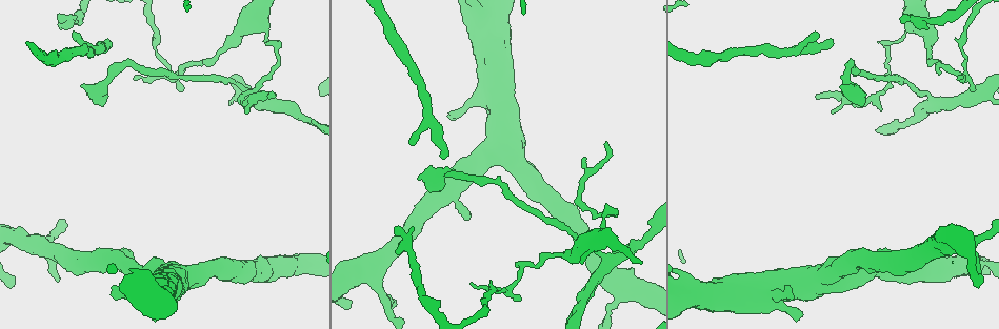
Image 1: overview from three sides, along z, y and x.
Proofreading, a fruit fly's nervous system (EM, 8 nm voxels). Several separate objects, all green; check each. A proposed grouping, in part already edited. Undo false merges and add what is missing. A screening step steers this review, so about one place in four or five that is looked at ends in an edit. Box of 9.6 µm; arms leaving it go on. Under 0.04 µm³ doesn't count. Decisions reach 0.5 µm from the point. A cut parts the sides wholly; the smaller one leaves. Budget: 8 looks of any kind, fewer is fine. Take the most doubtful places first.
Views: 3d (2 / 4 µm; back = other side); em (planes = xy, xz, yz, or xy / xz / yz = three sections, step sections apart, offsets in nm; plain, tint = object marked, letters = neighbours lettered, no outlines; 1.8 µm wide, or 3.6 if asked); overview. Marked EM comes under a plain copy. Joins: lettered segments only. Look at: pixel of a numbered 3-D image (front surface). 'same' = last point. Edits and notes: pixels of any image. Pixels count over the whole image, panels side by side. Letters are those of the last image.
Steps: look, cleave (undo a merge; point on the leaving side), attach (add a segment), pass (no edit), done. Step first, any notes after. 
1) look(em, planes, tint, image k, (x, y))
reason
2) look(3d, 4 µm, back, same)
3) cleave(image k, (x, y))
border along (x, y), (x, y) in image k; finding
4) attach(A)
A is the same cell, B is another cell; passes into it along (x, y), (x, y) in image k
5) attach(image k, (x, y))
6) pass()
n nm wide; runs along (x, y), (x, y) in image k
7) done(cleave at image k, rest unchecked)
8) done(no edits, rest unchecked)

look(em, 3.6 µm, planes, letters, image 1, (398, 226))
free end

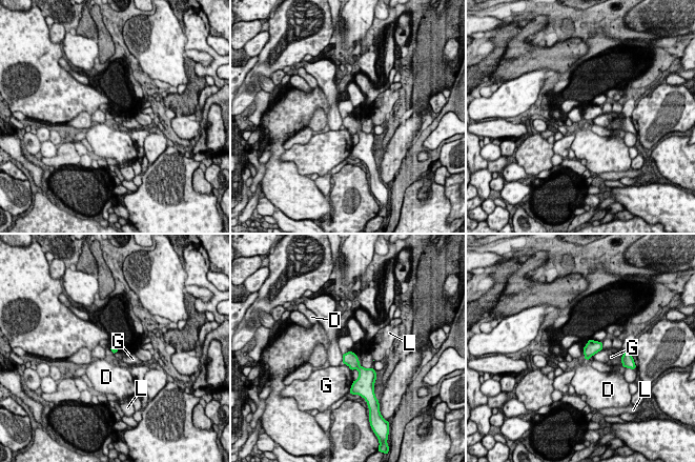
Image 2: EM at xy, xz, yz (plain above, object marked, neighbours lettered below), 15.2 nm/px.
pass()
D, G and L are other cells; border along (601, 348), (588, 359) in image 2; no lettered segment goes on from it

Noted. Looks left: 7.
look(3d, 2 µm, image 1, (609, 261))
sharp bend

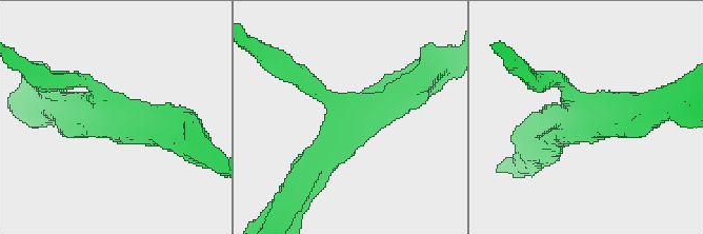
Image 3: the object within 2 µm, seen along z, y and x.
look(em, planes, letters, image 3, (109, 105))
3 arms; need the tissue

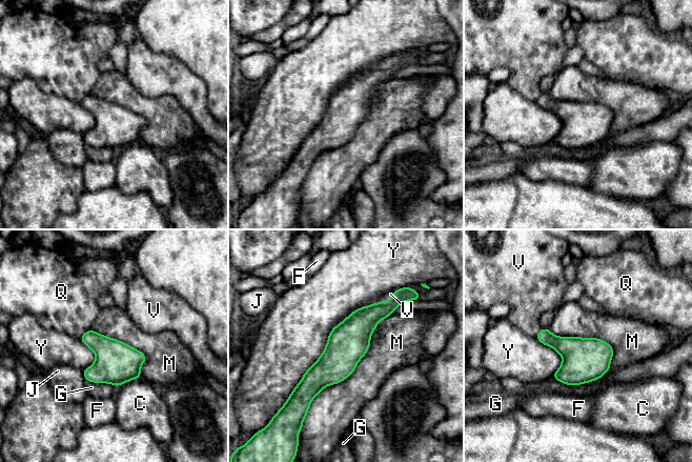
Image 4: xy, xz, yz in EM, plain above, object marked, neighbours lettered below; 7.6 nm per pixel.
pass()
C, F, G, J, M, Q, V and Y are other cells; border along (389, 315), (354, 369), (307, 409) in image 4; one neuron here

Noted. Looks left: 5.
look(em, planes, letters, image 1, (511, 287))
abrupt turn

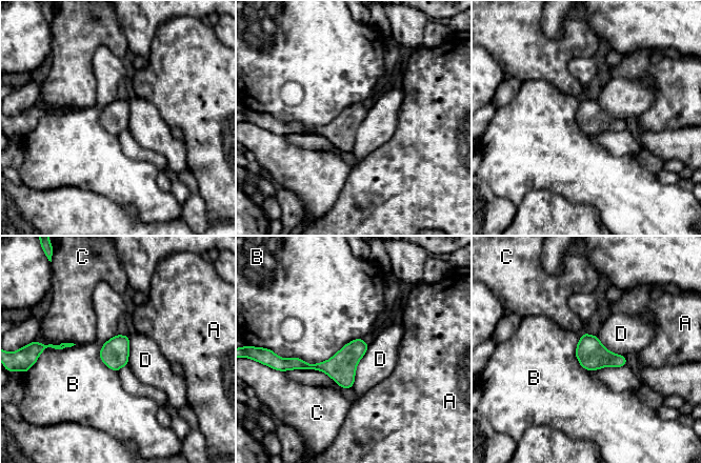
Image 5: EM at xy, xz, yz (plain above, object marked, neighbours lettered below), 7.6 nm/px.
pass()
B touches over 650 nm; A, B, C and D are other cells; runs along (364, 346), (339, 366), (292, 365) in image 5; continuous, no second neuron

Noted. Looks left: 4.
done(no edits, rest unchecked)

